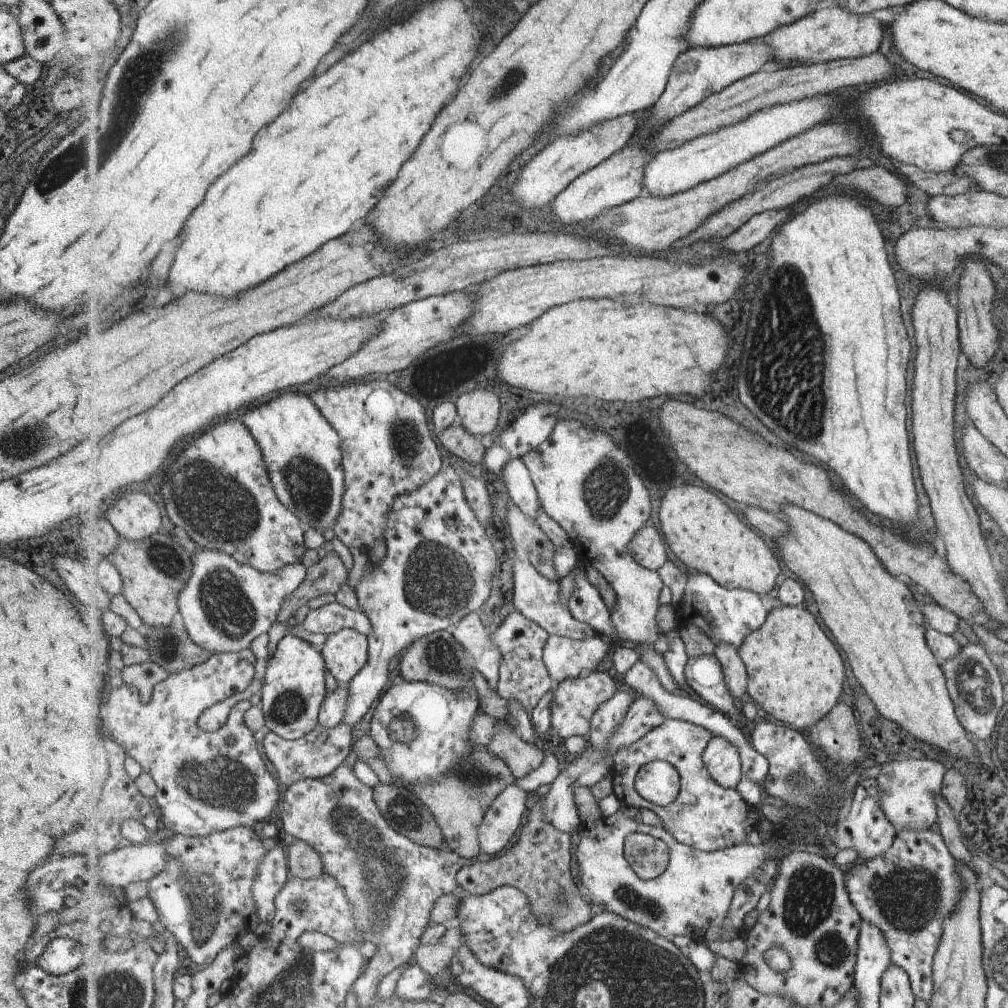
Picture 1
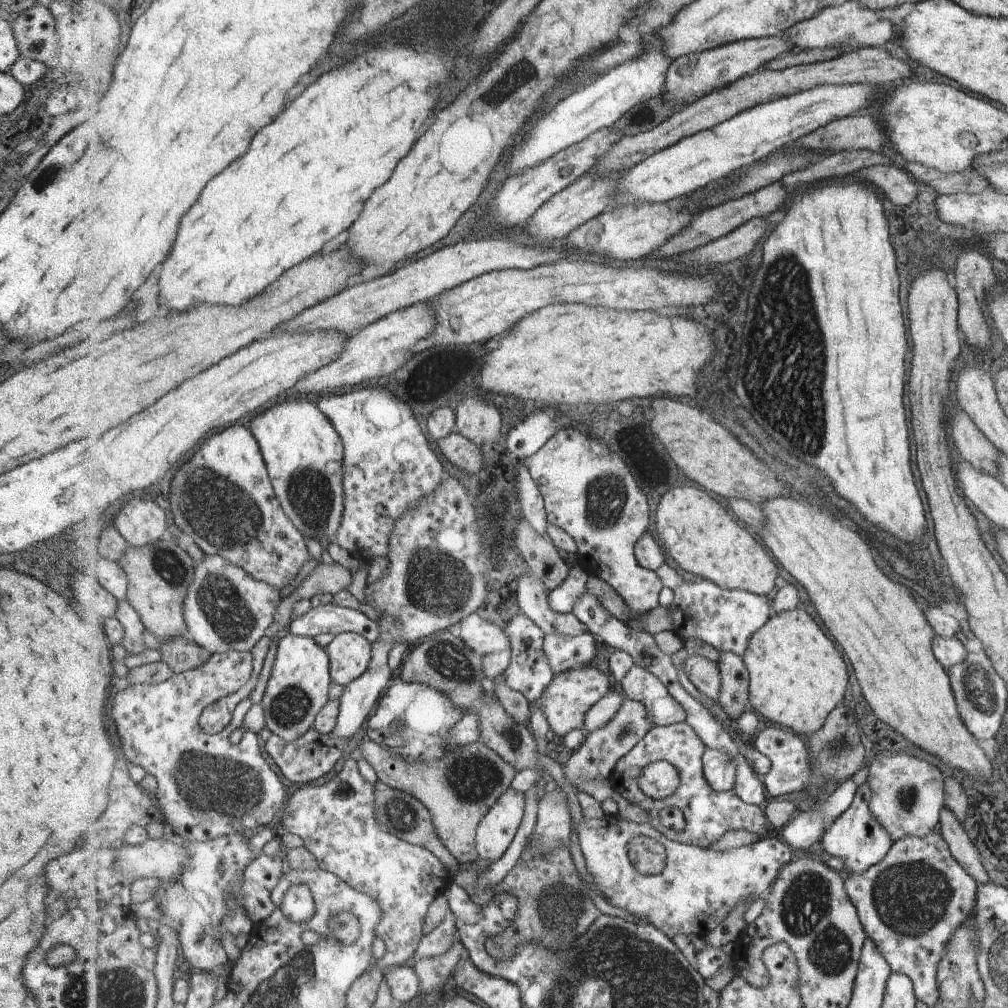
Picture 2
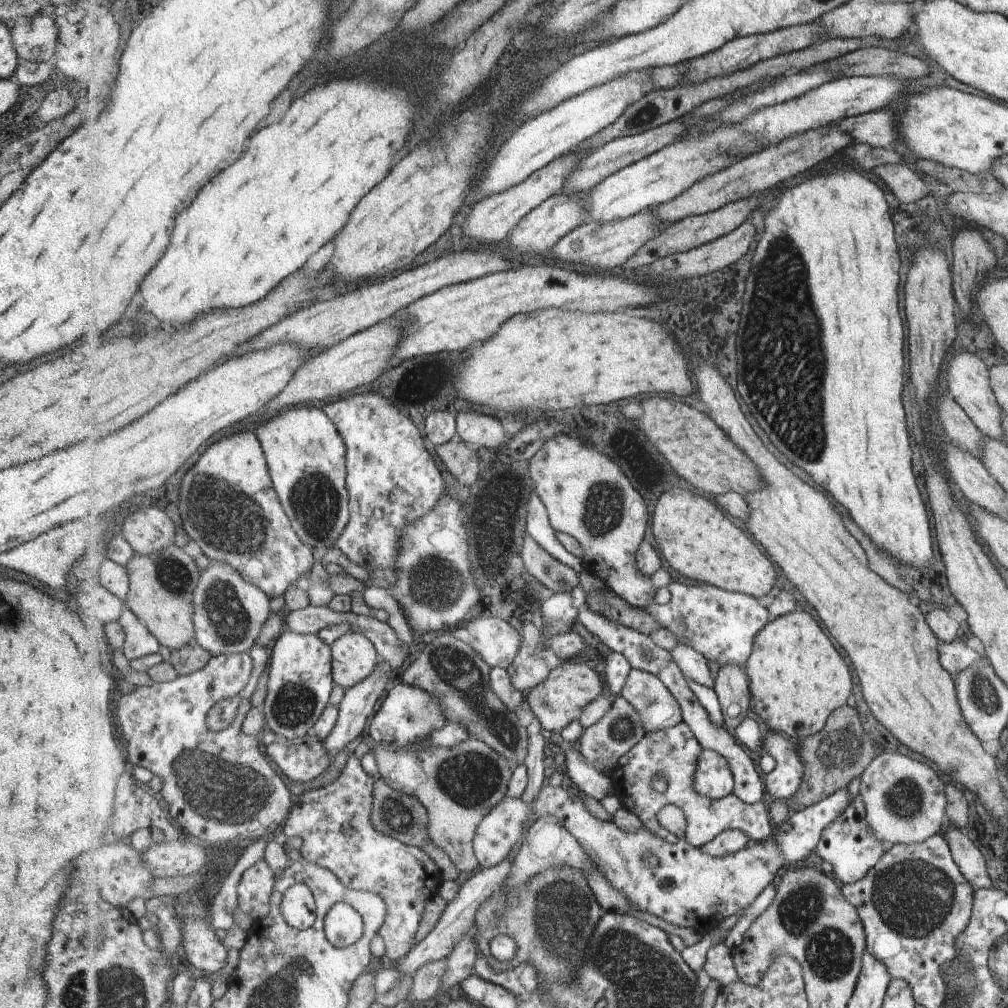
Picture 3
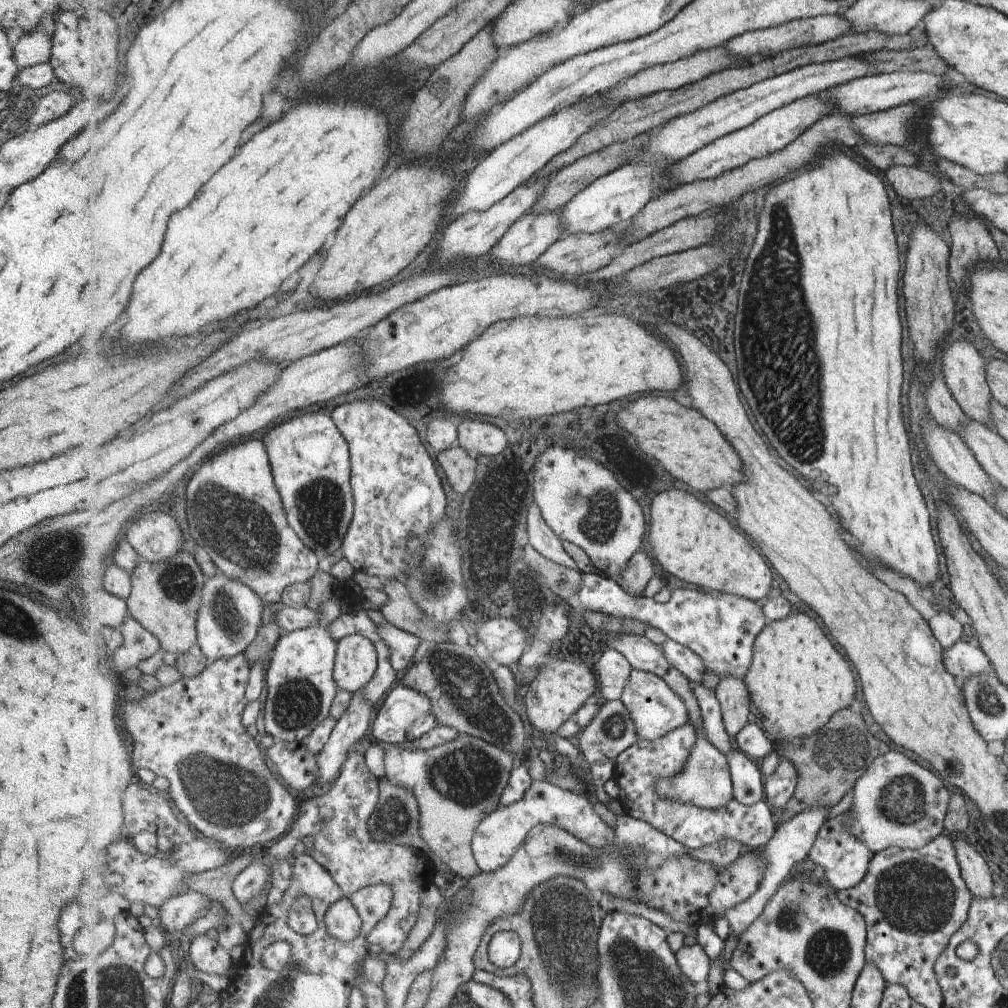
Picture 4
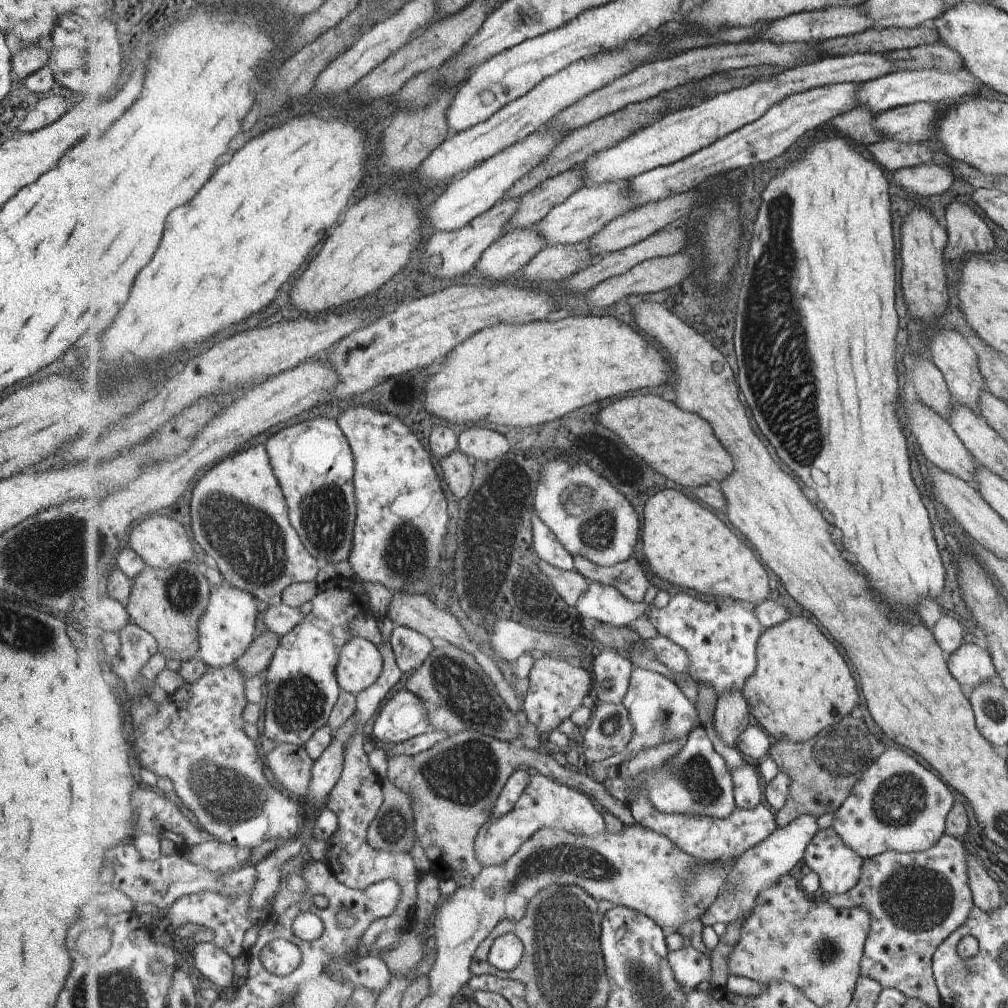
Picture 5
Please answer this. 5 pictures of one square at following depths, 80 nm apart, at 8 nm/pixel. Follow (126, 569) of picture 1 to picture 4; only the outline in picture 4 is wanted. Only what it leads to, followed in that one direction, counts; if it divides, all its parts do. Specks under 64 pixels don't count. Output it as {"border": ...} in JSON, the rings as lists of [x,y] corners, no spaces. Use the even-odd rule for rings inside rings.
{"border":[[[179,552],[179,556],[165,562],[142,560],[131,574],[132,592],[126,601],[129,615],[159,638],[162,652],[177,657],[191,652],[198,645],[197,622],[207,580],[194,556]]]}

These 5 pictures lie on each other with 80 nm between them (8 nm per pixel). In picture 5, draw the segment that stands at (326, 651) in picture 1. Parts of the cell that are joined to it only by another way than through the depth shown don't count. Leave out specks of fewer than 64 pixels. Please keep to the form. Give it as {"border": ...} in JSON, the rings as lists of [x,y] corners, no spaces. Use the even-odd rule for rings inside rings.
{"border":[[[353,637],[343,648],[338,682],[343,691],[358,696],[379,681],[386,659],[381,648],[366,637]]]}

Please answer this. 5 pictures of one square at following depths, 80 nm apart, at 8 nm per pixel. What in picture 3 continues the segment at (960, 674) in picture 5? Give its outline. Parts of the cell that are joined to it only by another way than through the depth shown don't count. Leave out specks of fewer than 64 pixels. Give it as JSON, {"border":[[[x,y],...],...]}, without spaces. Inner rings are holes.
{"border":[[[957,638],[949,643],[939,643],[938,650],[939,663],[951,676],[969,668],[975,662],[983,662],[984,658],[980,654],[967,648],[964,642]]]}

